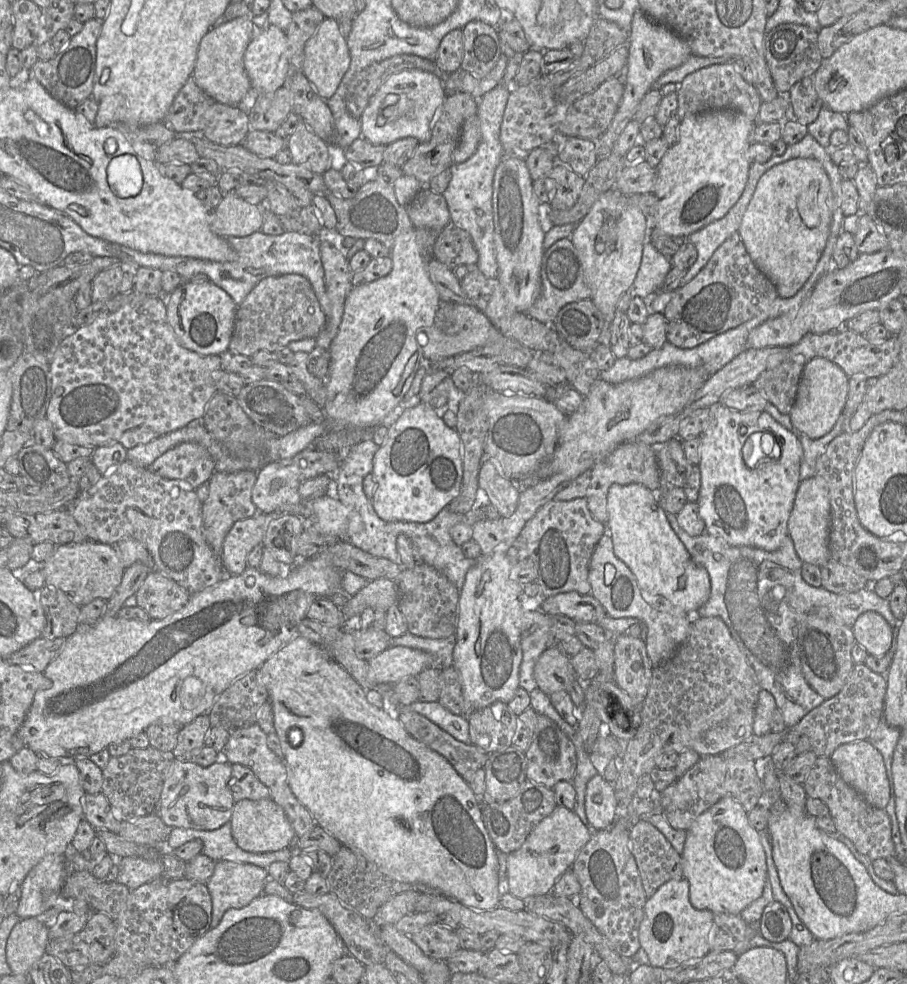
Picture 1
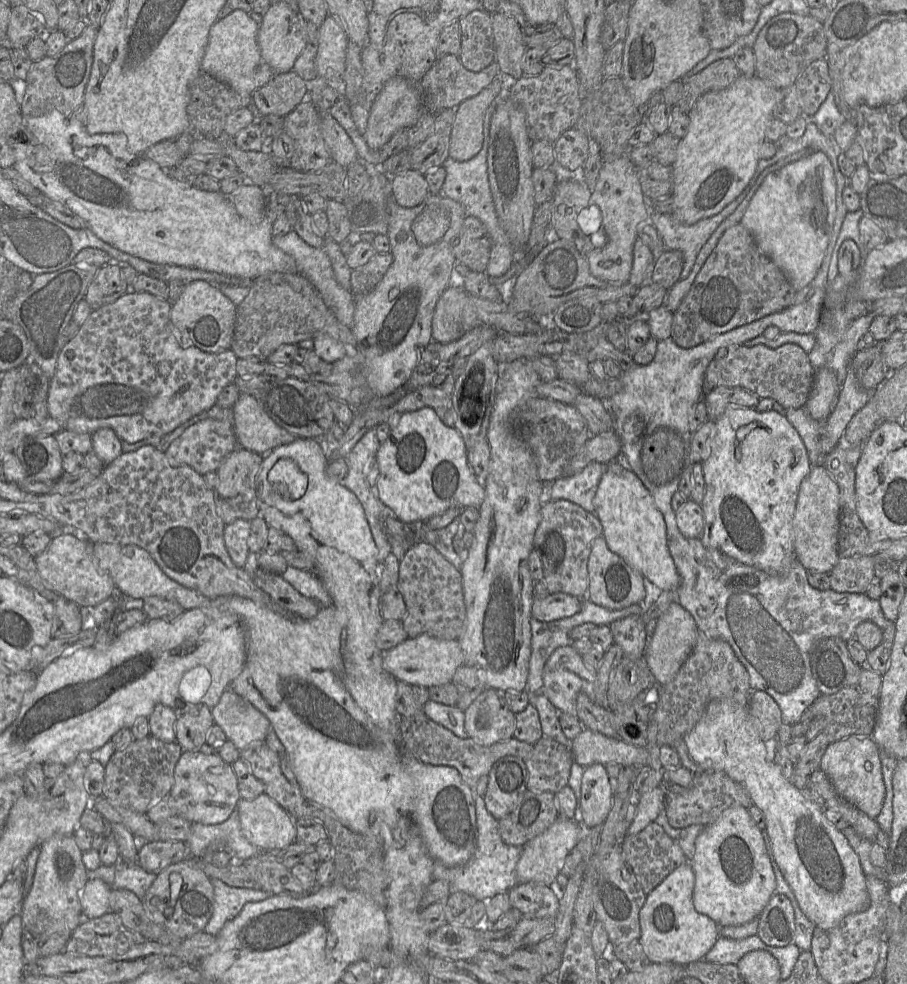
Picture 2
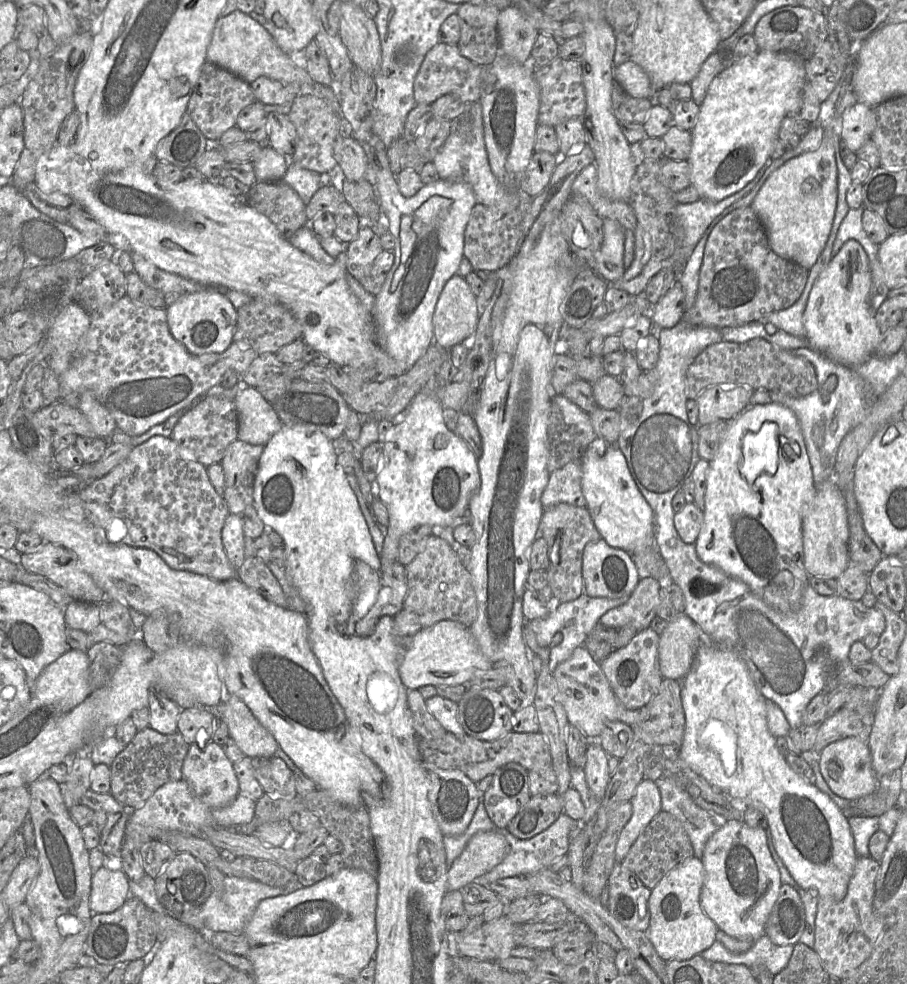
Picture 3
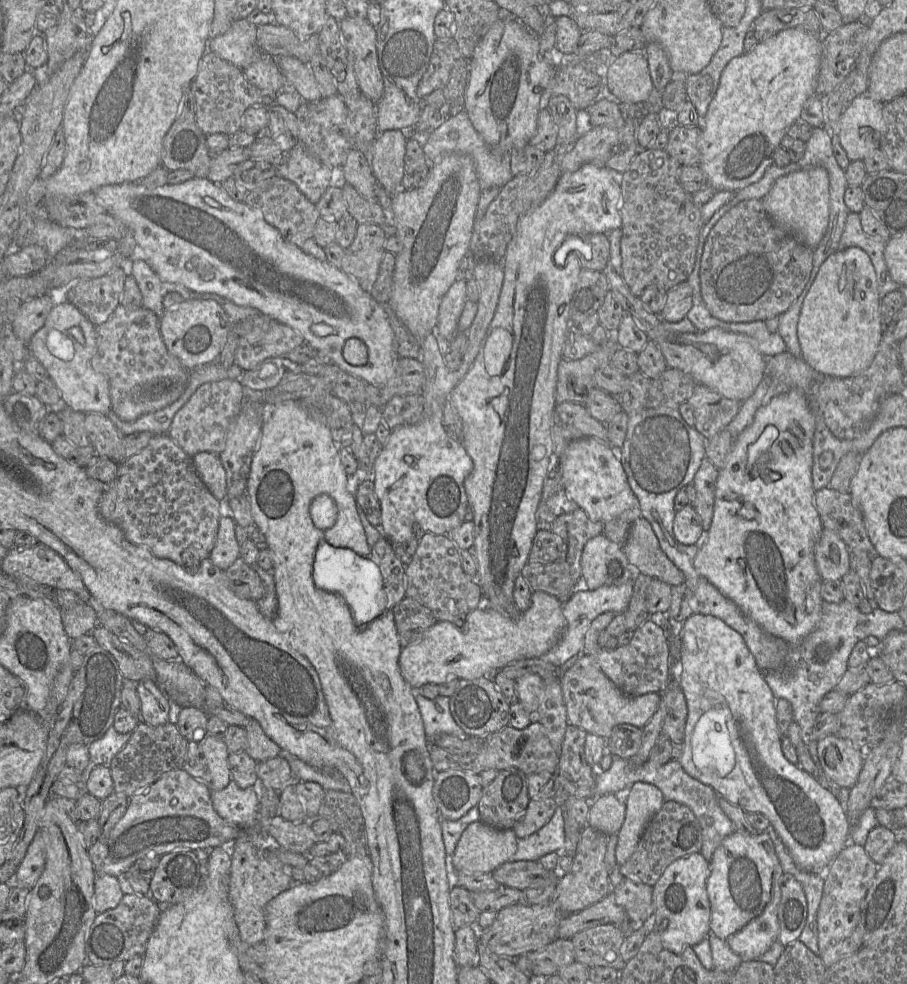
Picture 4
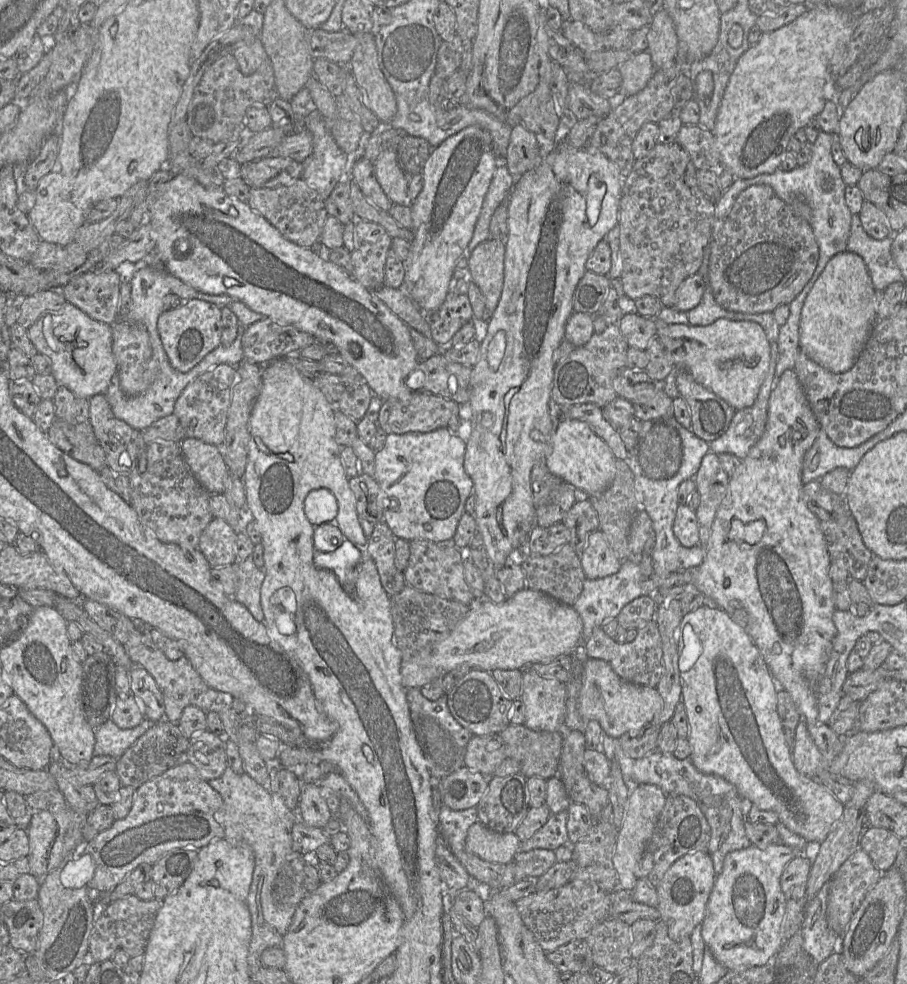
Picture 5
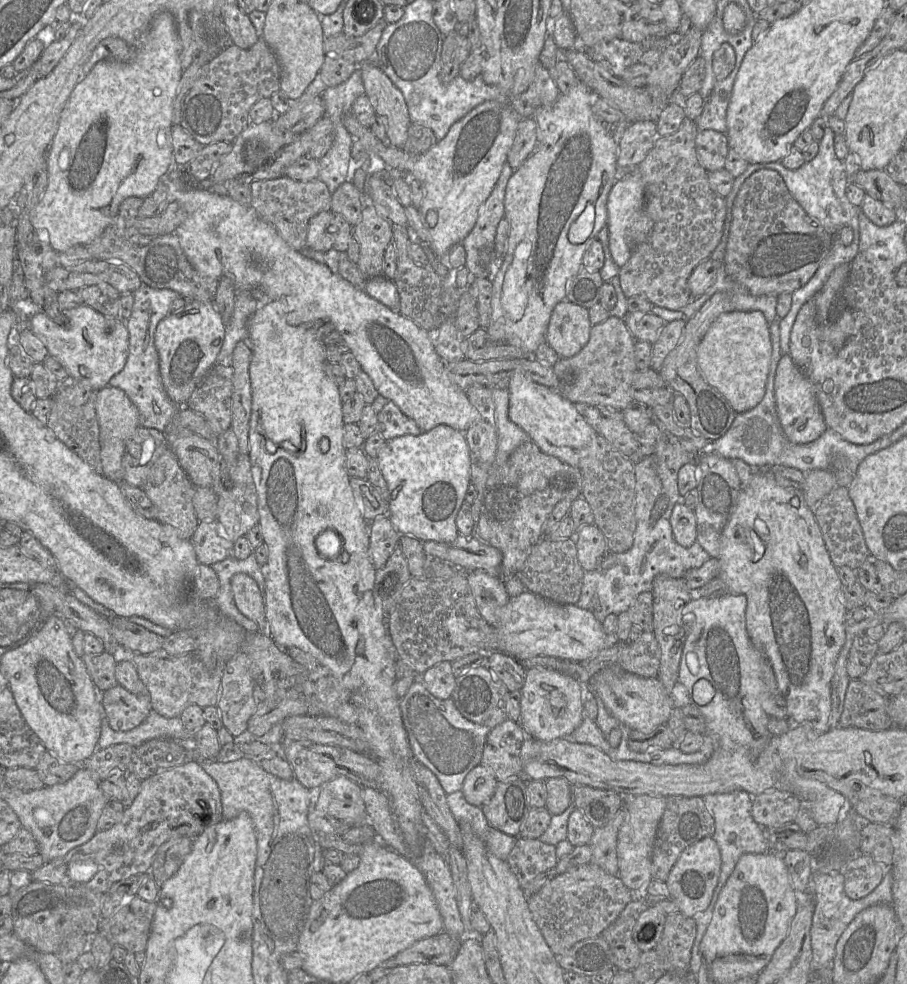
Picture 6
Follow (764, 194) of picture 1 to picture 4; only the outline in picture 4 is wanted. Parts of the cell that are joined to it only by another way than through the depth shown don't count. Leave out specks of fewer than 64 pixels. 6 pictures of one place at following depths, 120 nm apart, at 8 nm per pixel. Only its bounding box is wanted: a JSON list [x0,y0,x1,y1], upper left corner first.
[761,166,829,250]

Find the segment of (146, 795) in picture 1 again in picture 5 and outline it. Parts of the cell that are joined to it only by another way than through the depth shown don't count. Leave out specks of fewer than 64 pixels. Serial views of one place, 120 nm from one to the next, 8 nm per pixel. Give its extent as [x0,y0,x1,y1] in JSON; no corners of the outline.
[115,719,189,790]

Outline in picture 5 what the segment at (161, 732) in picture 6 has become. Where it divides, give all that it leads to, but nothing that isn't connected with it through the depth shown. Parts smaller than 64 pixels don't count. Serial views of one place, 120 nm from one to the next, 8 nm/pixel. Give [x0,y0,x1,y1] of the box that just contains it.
[93,718,155,759]

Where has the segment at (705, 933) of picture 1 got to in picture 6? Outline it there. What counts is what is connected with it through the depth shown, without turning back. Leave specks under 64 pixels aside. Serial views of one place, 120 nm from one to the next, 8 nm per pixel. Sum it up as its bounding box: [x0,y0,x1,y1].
[665,837,720,918]

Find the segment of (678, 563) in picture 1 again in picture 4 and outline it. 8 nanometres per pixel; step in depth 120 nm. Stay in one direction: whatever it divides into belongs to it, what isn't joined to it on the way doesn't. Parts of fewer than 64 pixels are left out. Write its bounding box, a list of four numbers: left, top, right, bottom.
[557,437,639,523]

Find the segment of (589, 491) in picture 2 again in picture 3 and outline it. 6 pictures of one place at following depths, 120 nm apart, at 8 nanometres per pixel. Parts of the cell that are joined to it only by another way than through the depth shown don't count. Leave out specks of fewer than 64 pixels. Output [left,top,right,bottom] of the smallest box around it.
[541,461,587,508]

